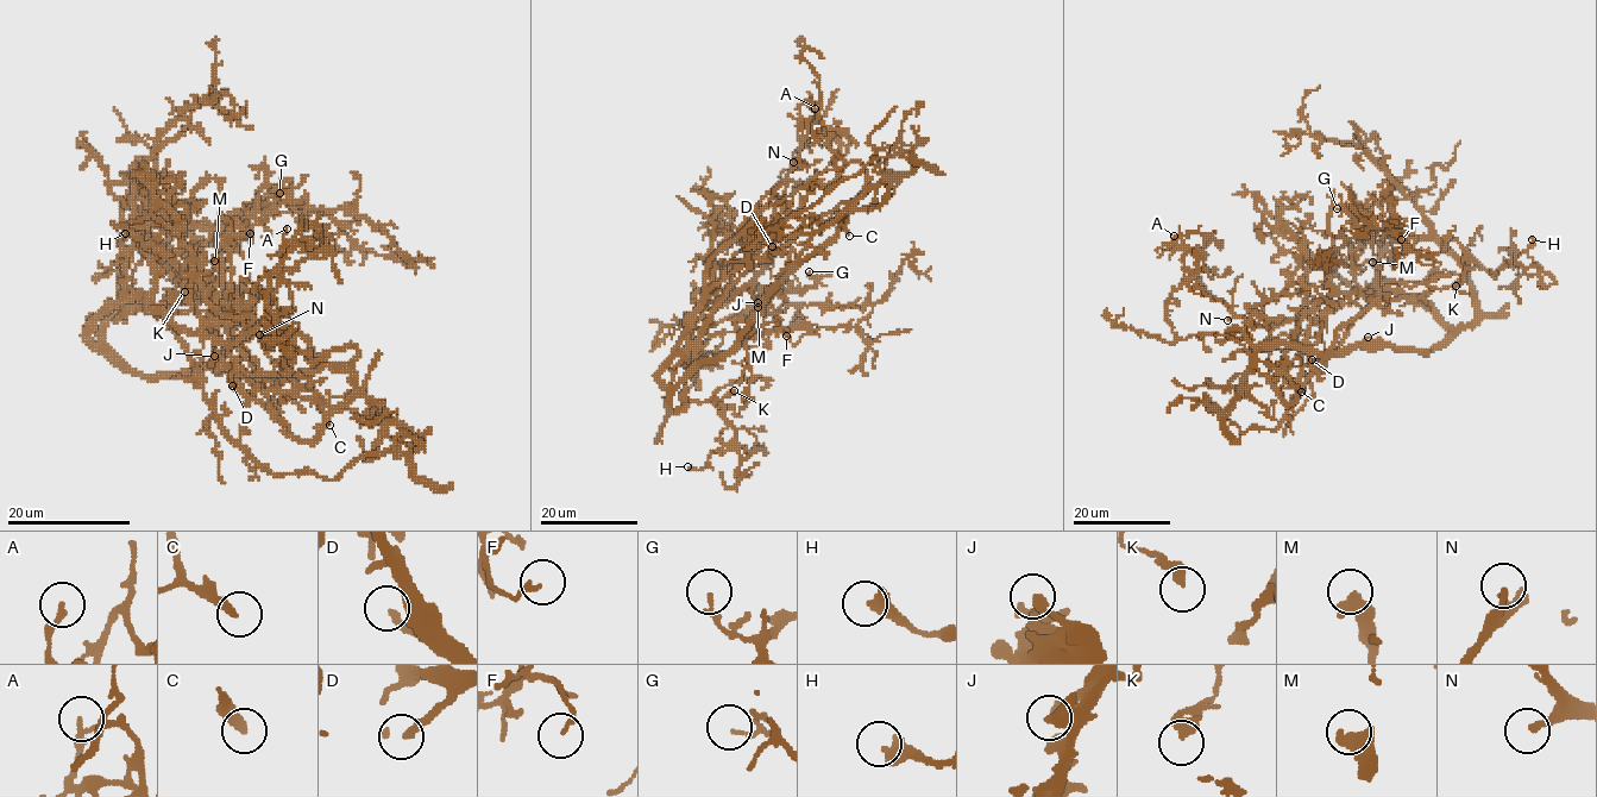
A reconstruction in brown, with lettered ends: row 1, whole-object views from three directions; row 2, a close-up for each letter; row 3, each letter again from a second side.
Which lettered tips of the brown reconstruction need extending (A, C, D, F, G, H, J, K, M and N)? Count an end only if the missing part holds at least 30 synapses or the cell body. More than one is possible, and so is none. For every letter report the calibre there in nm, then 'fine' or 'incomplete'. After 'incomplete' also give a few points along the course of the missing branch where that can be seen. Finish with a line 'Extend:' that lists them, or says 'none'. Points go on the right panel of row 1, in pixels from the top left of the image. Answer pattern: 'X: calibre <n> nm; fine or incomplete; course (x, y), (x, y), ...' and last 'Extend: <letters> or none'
A: calibre 180 nm; fine
C: calibre 220 nm; fine
D: calibre 240 nm; incomplete; course (1312, 359), (1324, 356), (1334, 336), (1330, 331), (1353, 331), (1358, 325)
F: calibre 130 nm; fine
G: calibre 80 nm; fine
H: calibre 440 nm; incomplete; course (1532, 239), (1523, 219), (1529, 221), (1535, 218), (1534, 226)
J: calibre 280 nm; fine
K: calibre 380 nm; fine
M: calibre 550 nm; incomplete; course (1372, 262), (1388, 238), (1420, 212), (1415, 146), (1388, 157), (1385, 165)
N: calibre 240 nm; incomplete; course (1227, 320), (1182, 331), (1180, 325), (1192, 306)
Extend: D, H, M, N

